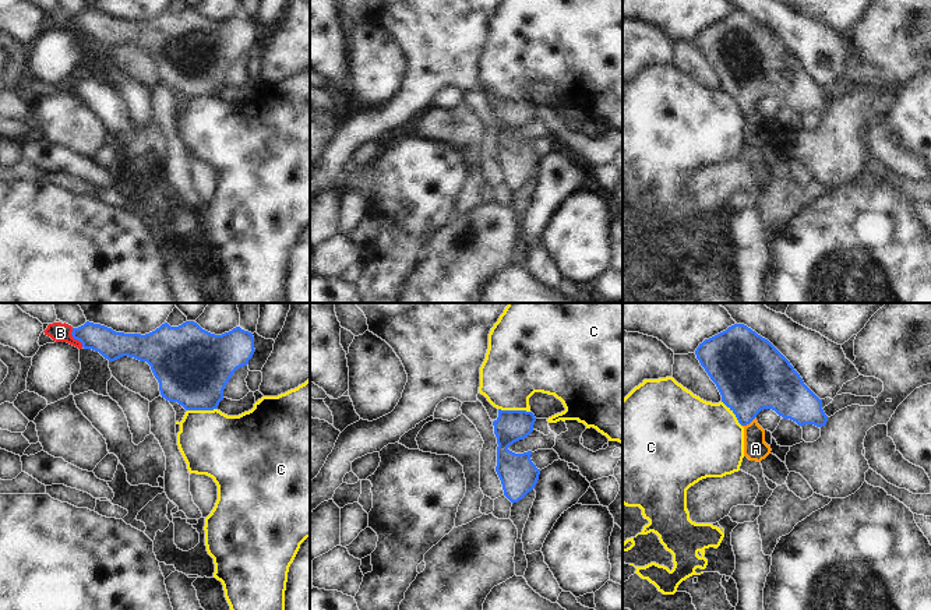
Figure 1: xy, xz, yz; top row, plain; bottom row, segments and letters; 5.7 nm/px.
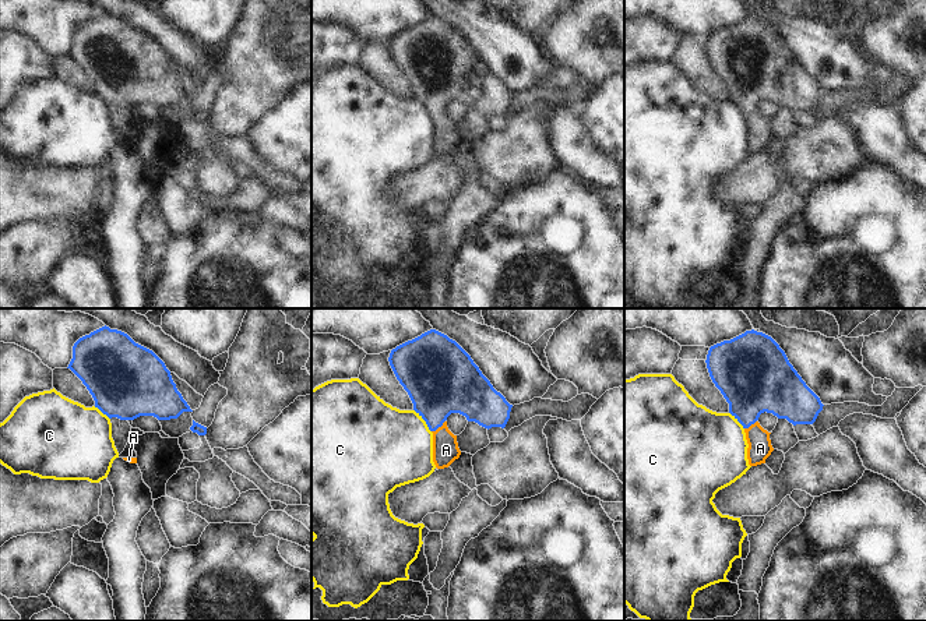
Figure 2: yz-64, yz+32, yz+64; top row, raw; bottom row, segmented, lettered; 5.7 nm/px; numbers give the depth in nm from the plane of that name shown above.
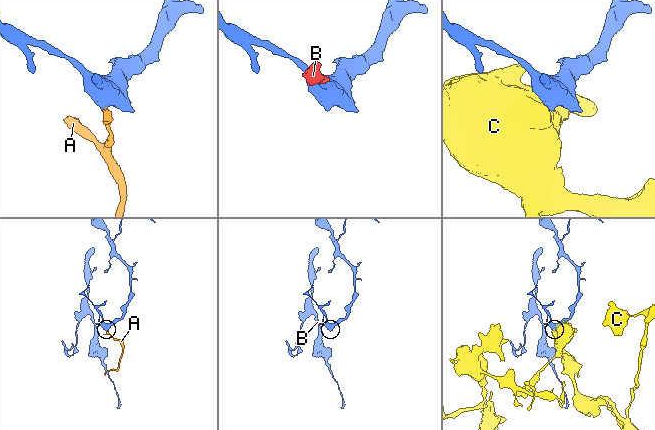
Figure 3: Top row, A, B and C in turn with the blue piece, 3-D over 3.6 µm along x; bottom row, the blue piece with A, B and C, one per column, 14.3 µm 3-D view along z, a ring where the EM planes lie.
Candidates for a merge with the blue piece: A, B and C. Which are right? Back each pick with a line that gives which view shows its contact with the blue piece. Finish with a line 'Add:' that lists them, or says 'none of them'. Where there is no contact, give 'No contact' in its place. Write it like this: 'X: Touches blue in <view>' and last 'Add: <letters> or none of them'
A: Touches blue in yz
B: Touches blue in xy
Add: A, B.

